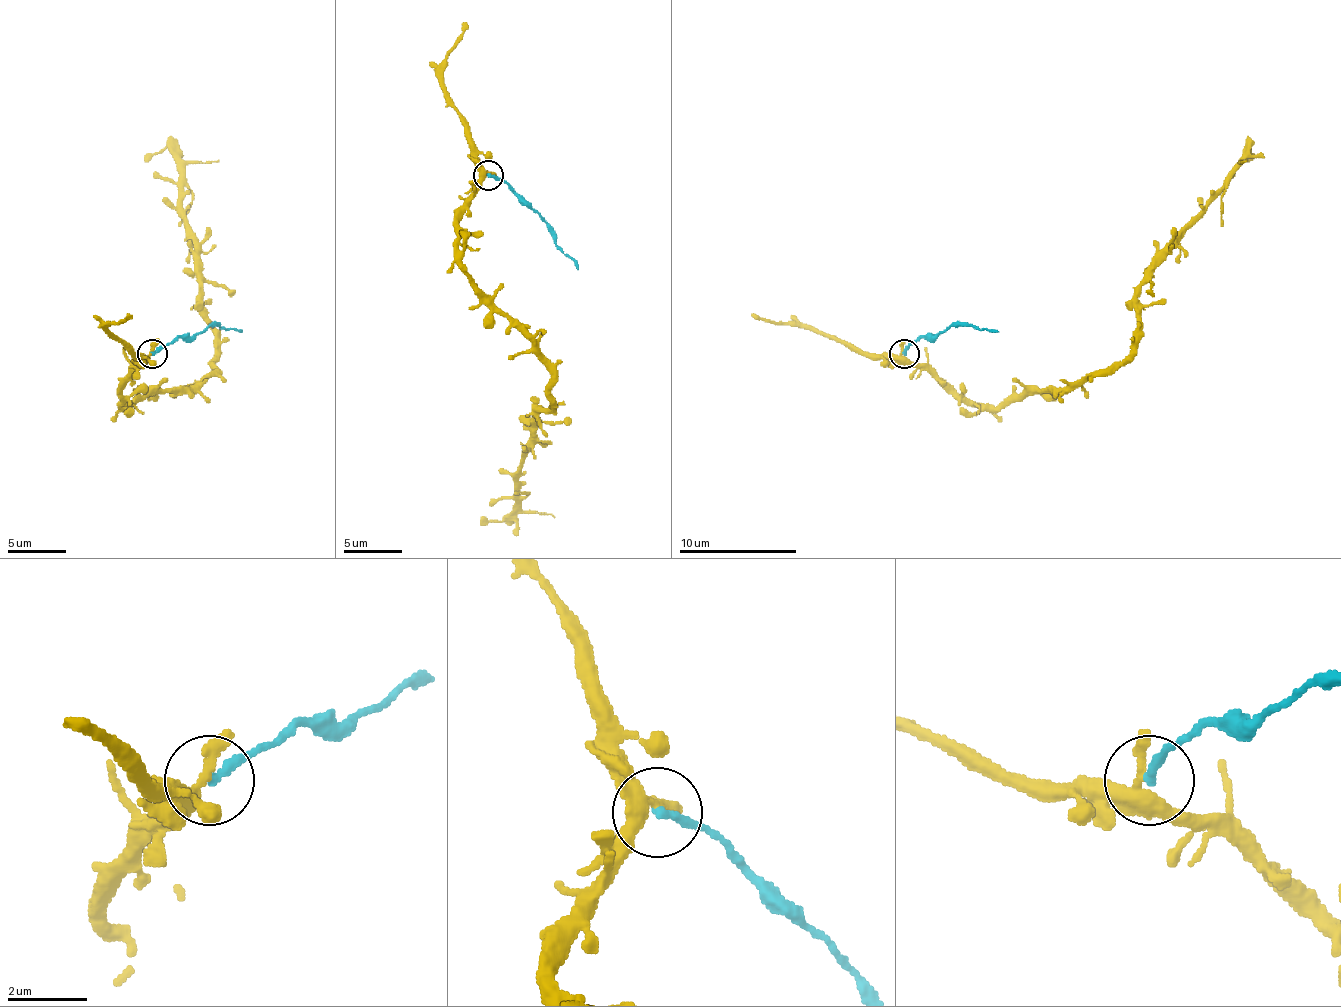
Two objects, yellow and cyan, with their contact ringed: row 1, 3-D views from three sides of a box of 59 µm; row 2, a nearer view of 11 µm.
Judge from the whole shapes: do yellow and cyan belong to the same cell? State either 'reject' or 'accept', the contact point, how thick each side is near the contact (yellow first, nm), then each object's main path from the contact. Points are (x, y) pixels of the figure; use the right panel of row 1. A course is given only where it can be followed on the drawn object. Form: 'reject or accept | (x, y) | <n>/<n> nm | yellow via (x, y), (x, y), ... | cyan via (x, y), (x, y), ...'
reject | (904, 353) | 280/200 nm | yellow via (902, 354), (969, 401), (1002, 407), (1110, 372), (1131, 351), (1137, 287), (1151, 260), (1251, 149), (1245, 160) | cyan via (905, 354), (911, 342), (934, 336), (952, 325), (972, 325), (999, 331)

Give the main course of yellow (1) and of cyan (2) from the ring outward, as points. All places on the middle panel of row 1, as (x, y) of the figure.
1: (489, 173), (457, 226), (462, 273), (533, 343), (550, 402), (539, 408), (518, 504), (501, 522), (480, 516)
2: (489, 176), (506, 182), (530, 205), (545, 223), (553, 243), (577, 270)

